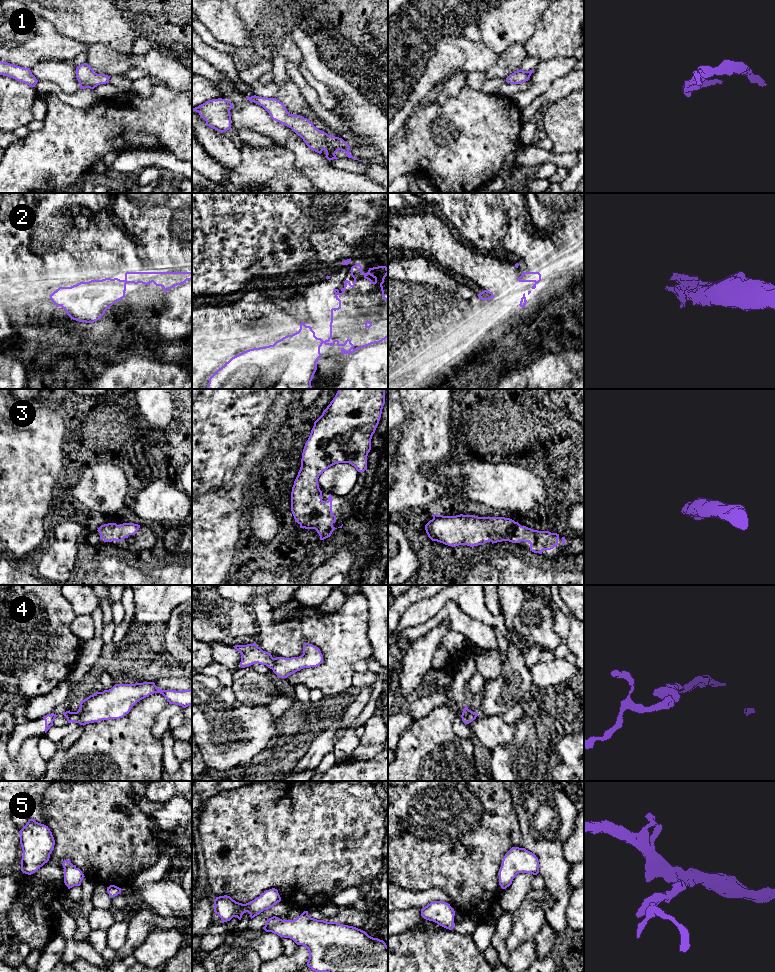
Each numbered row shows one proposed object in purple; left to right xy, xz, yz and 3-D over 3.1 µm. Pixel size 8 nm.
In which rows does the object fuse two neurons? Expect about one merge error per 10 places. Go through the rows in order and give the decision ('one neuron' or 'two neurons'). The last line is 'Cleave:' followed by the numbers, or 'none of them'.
1: one neuron
2: one neuron
3: one neuron
4: one neuron
5: one neuron
Cleave: none of them

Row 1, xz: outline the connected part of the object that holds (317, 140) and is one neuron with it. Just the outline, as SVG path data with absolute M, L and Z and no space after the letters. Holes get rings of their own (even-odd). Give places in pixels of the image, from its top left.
M256 95L246 96L246 98L250 102L262 106L273 120L291 128L313 151L321 154L325 150L325 157L329 161L339 159L335 155L339 150L344 151L348 158L355 159L349 152L350 146L342 138L328 135L324 131L317 129L307 118L290 114L284 104L276 98L259 97Z

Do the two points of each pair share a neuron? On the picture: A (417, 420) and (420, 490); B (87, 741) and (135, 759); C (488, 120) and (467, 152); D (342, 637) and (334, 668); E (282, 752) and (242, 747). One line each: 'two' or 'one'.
A: one
B: one
C: one
D: one
E: two

